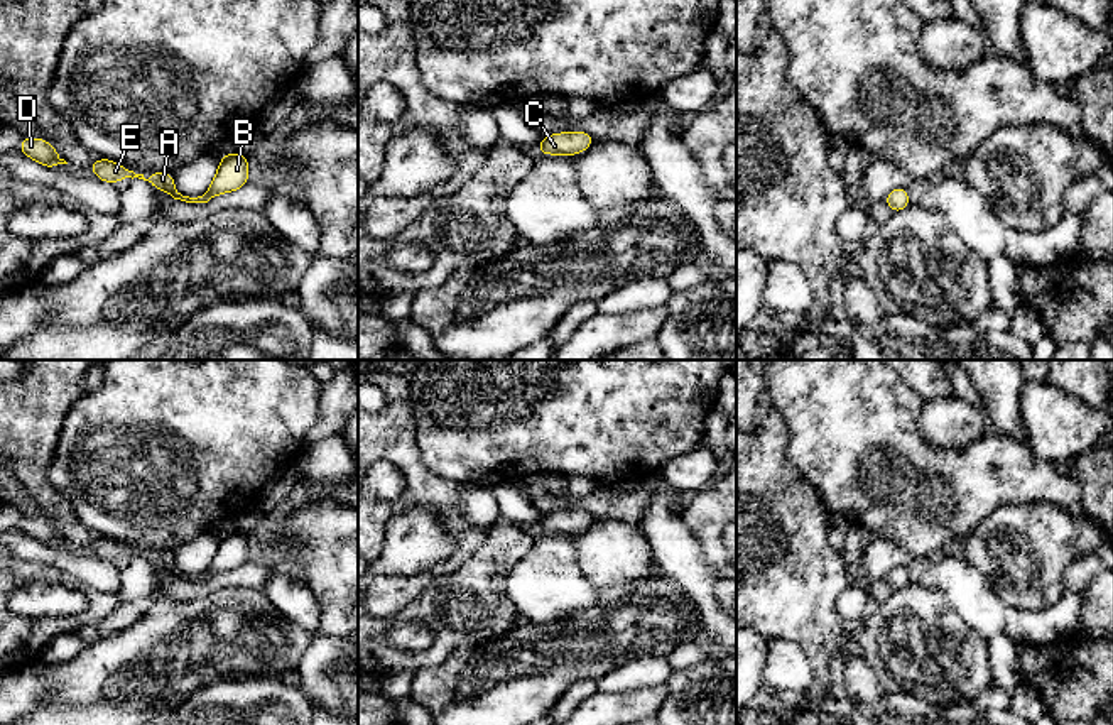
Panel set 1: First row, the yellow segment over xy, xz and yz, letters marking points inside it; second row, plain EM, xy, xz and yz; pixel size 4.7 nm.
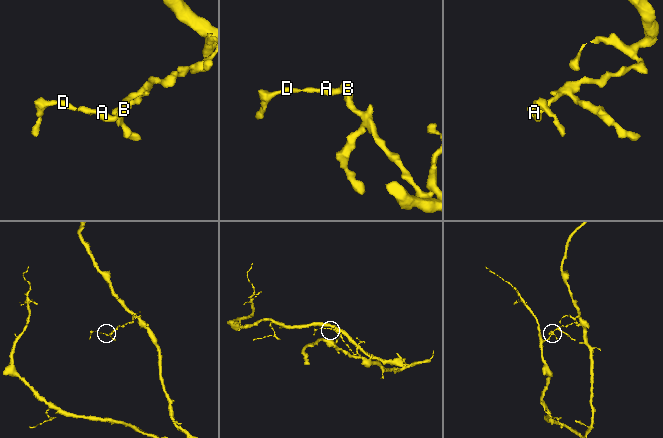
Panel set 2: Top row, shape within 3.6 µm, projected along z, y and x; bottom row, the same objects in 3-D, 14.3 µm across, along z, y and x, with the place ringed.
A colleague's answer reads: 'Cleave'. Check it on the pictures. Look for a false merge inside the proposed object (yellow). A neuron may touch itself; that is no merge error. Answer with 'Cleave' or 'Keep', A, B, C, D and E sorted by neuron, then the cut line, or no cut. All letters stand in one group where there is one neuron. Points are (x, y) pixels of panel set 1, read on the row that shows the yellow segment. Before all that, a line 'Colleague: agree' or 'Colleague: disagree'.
Colleague: disagree
Keep. Groups: A B C D E. No split

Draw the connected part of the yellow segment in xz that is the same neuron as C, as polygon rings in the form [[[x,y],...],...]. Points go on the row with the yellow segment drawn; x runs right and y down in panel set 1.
[[[562,132],[542,137],[535,152],[554,155],[574,155],[586,150],[595,137],[586,132]]]

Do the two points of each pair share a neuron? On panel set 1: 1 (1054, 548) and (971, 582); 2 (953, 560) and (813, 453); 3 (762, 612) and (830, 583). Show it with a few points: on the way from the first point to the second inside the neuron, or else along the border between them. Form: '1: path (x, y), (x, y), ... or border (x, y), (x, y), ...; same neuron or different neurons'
1: border (956, 550), (990, 582), (995, 594), (1009, 607); different neurons
2: border (956, 548), (950, 551); different neurons
3: path (779, 595), (789, 585), (813, 583); same neuron

